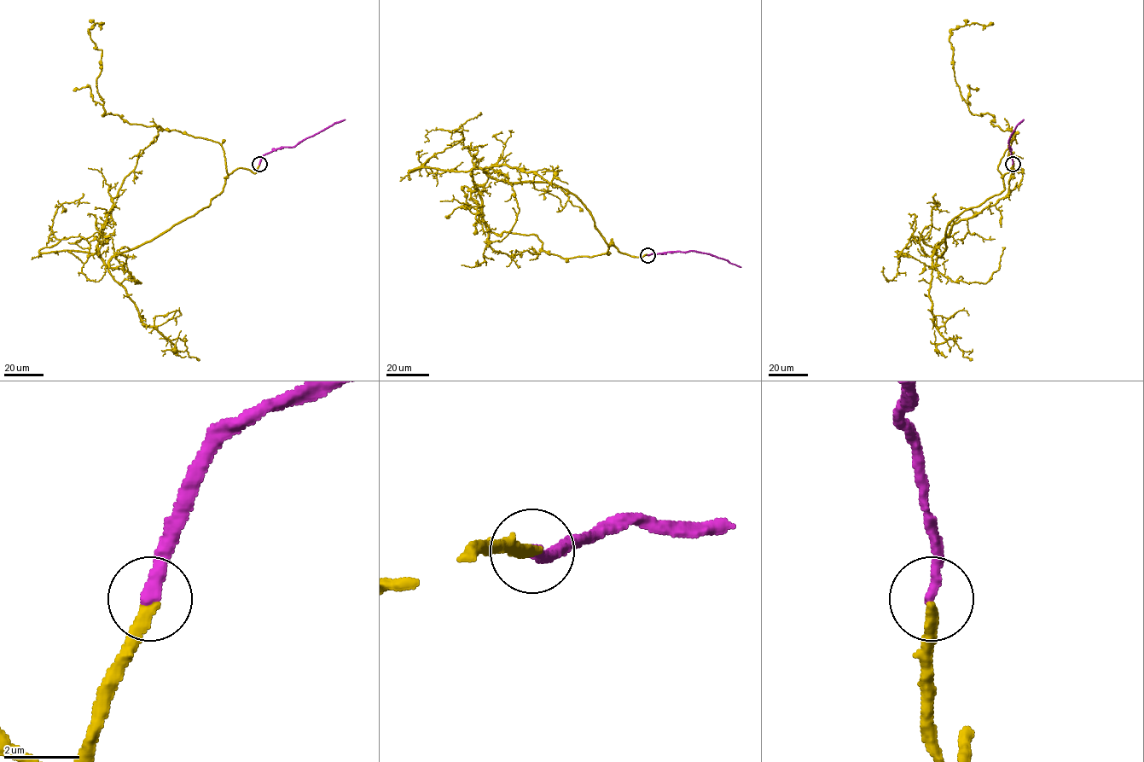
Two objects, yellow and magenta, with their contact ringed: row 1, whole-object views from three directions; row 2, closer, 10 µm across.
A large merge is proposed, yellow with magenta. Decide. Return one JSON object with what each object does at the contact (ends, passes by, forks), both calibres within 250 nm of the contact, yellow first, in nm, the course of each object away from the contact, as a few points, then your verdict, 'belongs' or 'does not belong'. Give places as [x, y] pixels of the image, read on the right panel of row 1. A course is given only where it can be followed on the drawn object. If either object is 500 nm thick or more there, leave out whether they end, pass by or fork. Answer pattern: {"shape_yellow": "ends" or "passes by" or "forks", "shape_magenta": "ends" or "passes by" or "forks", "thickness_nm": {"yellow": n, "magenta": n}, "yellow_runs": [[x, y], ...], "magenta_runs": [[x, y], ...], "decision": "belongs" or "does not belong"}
{"shape_yellow": "ends", "shape_magenta": "ends", "thickness_nm": {"yellow": 320, "magenta": 320}, "yellow_runs": [[1013, 164], [1004, 189], [946, 228], [934, 266], [936, 249], [917, 236], [900, 253], [891, 280], [883, 266]], "magenta_runs": [[1013, 164], [1008, 140], [1023, 119]], "decision": "belongs"}

